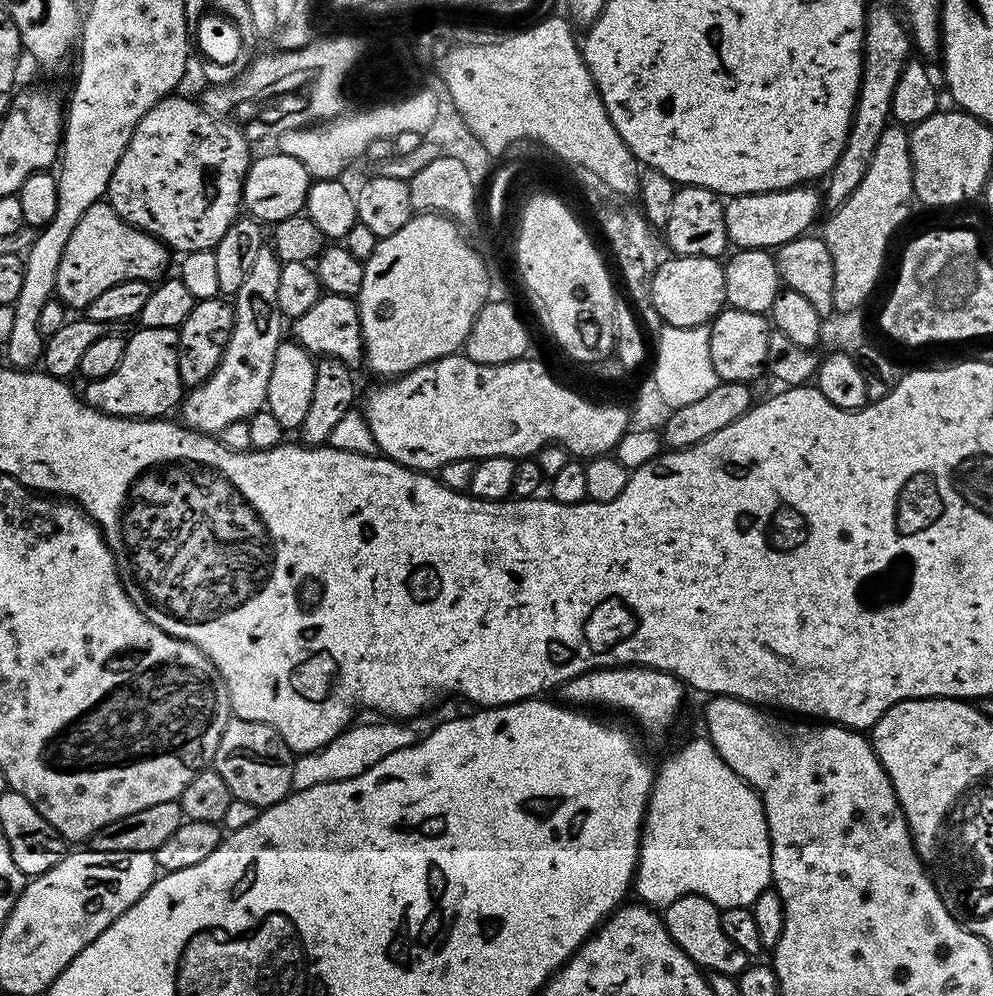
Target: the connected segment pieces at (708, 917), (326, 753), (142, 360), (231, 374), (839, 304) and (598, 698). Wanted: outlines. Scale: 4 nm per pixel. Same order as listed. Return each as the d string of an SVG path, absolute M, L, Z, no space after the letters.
M686 894L662 909L662 919L673 942L702 970L739 977L741 972L748 969L750 958L738 950L730 938L726 938L726 933L722 931L721 911L717 904L710 902L710 898Z
M380 722L384 724L353 723L324 748L316 752L305 752L295 757L292 765L292 787L295 790L310 790L310 786L322 786L326 782L338 782L346 778L354 778L370 766L382 762L386 754L394 754L394 750L402 750L406 746L421 739L422 732L412 722Z
M154 326L153 328L135 329L136 333L130 335L124 342L124 353L122 362L106 374L106 378L87 381L82 388L83 399L88 401L91 408L97 408L99 412L105 412L111 416L126 416L130 420L155 420L169 415L172 407L181 403L186 392L186 385L182 382L180 371L178 370L178 358L180 357L180 333L175 328L163 328Z
M265 246L262 250L258 250L258 258L252 263L250 274L246 274L242 286L238 286L236 291L232 304L234 326L230 338L226 342L226 350L222 354L220 364L210 374L210 378L206 378L201 384L195 385L183 397L184 417L182 420L187 427L194 428L197 432L220 434L223 428L228 428L231 424L238 423L239 420L240 423L247 422L253 414L265 407L266 390L270 387L270 369L274 367L274 353L278 351L278 346L286 332L285 317L281 316L278 310L280 265L280 260L271 247Z
M889 126L878 138L878 146L874 149L874 159L866 169L866 175L858 190L838 206L836 212L831 213L824 224L822 239L830 250L830 258L834 258L834 309L837 313L855 312L859 309L865 294L877 291L876 283L880 280L880 271L884 268L884 255L888 252L888 243L896 232L896 227L908 216L908 207L914 204L914 170L912 169L912 155L910 154L911 135L904 126Z
M621 666L595 668L593 672L583 672L563 685L562 692L565 696L563 699L572 706L593 704L596 708L613 708L616 712L629 712L650 735L656 736L675 722L676 715L684 704L686 685L678 677L657 668Z

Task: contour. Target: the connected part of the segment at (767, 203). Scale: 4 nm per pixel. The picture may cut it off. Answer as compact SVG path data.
M801 186L799 188L783 188L777 192L755 192L749 196L733 196L725 203L724 213L726 214L726 234L729 245L741 248L763 248L775 250L782 247L786 242L796 240L805 235L808 228L816 220L816 211L821 211L822 196L815 187Z

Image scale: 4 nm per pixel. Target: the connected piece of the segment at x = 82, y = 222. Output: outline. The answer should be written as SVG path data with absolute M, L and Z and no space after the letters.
M95 204L90 206L90 210L86 210L86 214L82 214L82 218L78 218L78 226L74 226L74 234L70 234L66 250L62 250L55 295L69 309L87 309L88 304L98 298L98 294L110 290L110 286L118 286L118 282L159 281L165 275L164 267L168 264L168 255L170 249L163 240L127 224L112 209L111 204Z

